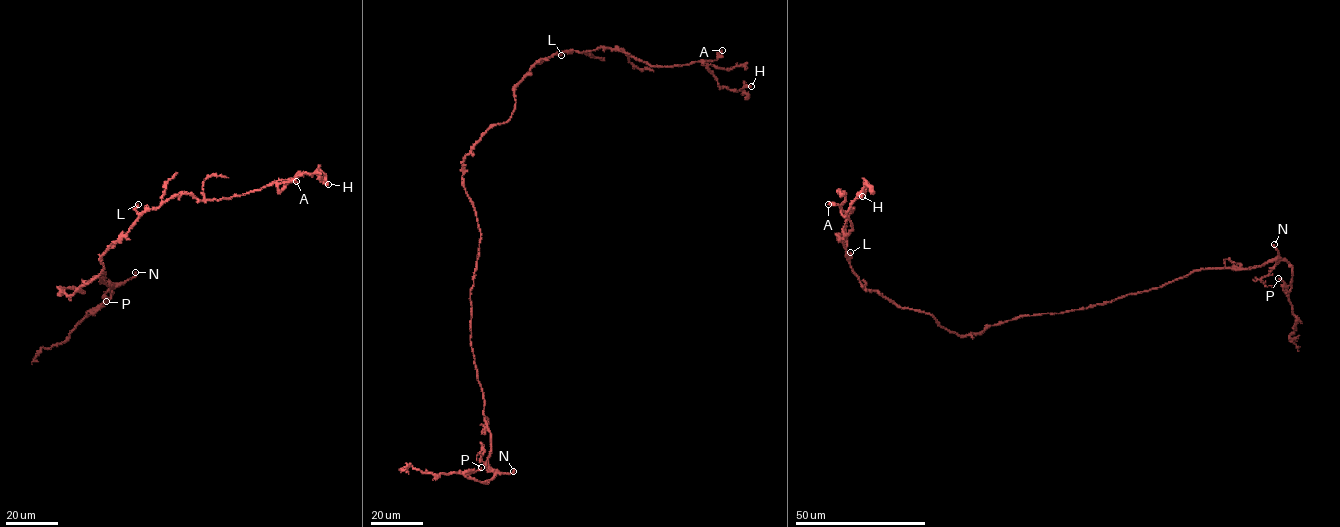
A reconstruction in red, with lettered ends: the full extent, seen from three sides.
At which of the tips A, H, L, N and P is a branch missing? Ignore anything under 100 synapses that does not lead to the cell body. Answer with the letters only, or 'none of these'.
N

